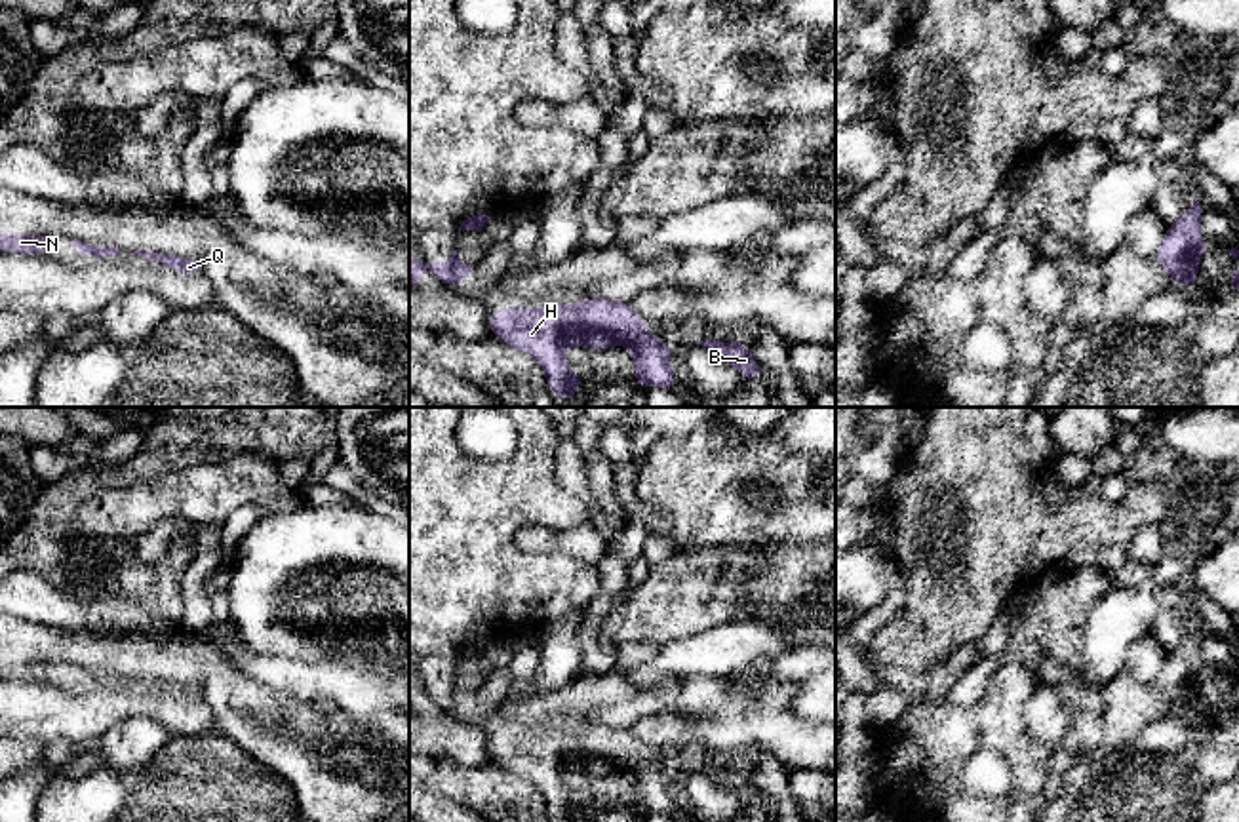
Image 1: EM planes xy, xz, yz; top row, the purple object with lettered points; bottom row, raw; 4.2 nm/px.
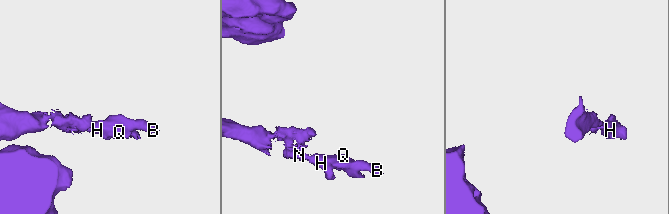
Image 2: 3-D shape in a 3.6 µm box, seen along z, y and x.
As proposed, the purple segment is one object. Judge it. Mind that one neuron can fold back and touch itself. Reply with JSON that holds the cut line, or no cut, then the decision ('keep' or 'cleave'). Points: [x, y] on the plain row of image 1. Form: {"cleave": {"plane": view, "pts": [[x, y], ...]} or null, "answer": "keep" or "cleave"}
{"cleave": null, "answer": "keep"}

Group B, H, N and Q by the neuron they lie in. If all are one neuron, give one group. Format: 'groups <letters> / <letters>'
groups B H N Q

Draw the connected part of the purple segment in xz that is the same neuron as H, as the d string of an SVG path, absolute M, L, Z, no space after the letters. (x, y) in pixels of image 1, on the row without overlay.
M592 723L554 734L508 733L489 742L491 761L529 782L546 801L554 822L577 822L580 803L569 792L563 776L586 773L594 778L624 771L634 780L634 811L676 816L670 795L672 773L653 765L647 746L630 727Z

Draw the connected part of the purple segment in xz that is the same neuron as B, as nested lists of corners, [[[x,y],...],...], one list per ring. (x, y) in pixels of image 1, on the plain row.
[[[704,765],[698,771],[706,773],[718,786],[733,790],[738,795],[742,807],[757,807],[765,799],[752,784],[746,767],[729,769]]]

